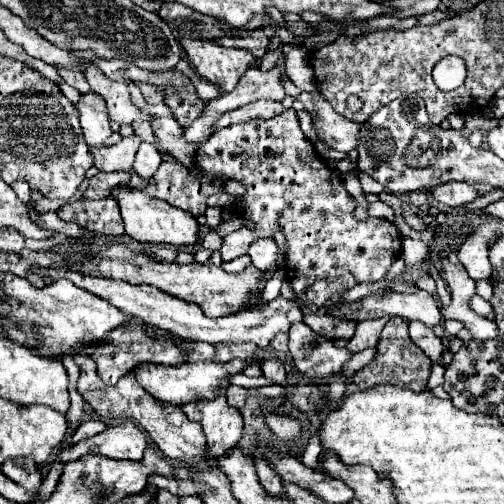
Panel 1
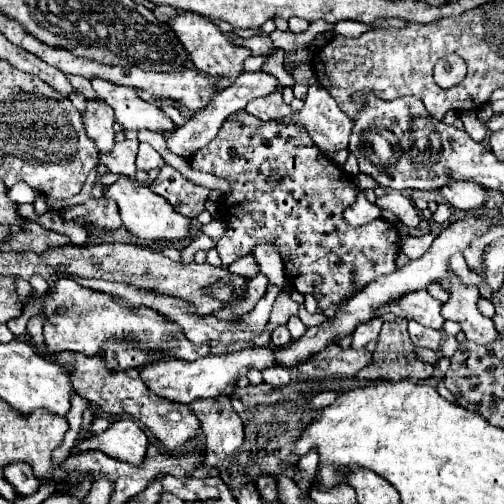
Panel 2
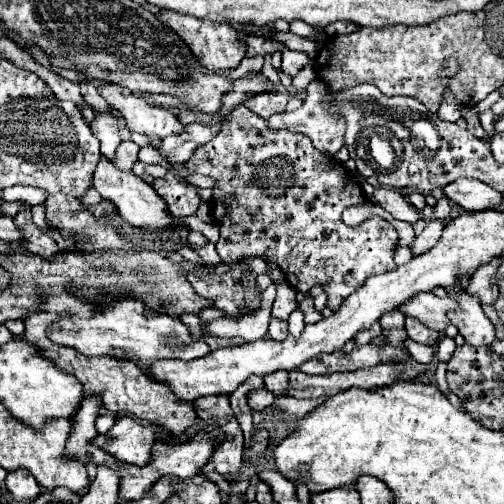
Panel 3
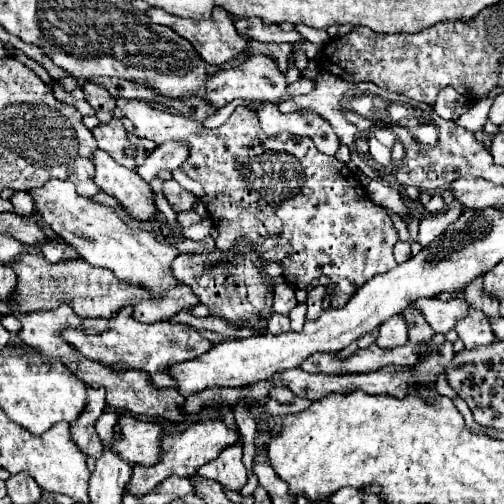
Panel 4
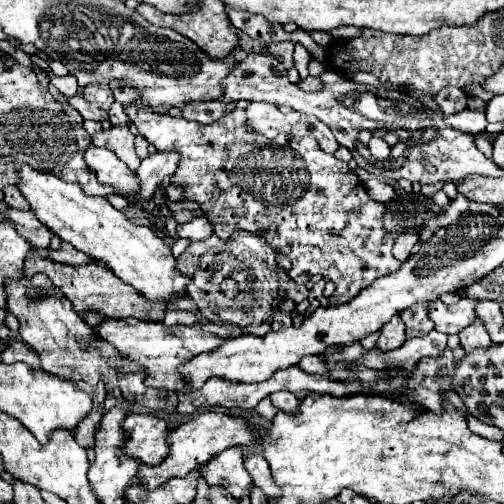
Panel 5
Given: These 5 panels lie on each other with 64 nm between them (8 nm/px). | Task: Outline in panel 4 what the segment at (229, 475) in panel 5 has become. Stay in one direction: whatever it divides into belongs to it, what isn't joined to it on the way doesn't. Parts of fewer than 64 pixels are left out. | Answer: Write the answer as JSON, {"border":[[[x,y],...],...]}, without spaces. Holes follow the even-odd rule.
{"border":[[[232,444],[232,448],[224,448],[224,452],[220,452],[220,456],[210,464],[204,464],[198,474],[216,480],[230,490],[242,490],[248,478],[242,464],[242,444]]]}

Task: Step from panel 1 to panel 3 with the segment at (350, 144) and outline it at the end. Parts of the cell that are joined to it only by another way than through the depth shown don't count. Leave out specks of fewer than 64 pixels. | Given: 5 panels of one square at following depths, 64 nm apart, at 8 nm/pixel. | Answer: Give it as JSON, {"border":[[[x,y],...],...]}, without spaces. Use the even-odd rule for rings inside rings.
{"border":[[[314,80],[308,84],[306,88],[308,96],[304,98],[304,104],[294,110],[294,112],[284,112],[284,114],[276,114],[272,118],[268,118],[268,124],[270,128],[288,128],[288,130],[294,130],[298,134],[304,134],[312,140],[312,144],[328,154],[328,156],[334,156],[342,146],[344,146],[344,116],[340,116],[340,112],[336,112],[336,106],[328,104],[324,106],[324,96],[326,96],[326,84],[320,82],[320,80]]]}

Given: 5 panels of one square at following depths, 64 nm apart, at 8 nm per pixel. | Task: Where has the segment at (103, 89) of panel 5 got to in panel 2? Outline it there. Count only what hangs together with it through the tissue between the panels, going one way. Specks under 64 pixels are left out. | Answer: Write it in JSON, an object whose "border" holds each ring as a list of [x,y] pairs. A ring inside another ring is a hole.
{"border":[[[66,74],[66,78],[68,78],[70,86],[72,86],[76,92],[84,94],[88,100],[98,100],[98,96],[96,96],[92,84],[90,84],[86,78],[82,78],[82,76],[74,76],[74,74]]]}

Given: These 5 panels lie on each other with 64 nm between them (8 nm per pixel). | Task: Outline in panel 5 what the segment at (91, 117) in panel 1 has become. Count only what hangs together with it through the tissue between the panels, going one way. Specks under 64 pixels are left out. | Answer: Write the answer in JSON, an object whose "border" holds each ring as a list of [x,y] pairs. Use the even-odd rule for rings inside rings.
{"border":[[[112,126],[108,130],[100,130],[96,136],[92,136],[92,144],[112,150],[122,162],[126,162],[130,170],[138,170],[140,158],[134,152],[134,136],[130,134],[128,126]]]}

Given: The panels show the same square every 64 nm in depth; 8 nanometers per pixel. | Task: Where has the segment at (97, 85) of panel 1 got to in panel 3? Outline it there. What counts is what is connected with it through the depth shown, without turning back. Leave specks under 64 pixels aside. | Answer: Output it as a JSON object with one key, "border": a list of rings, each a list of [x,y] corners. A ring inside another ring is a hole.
{"border":[[[114,84],[98,86],[98,92],[126,120],[126,128],[130,132],[138,132],[144,136],[158,136],[158,138],[184,132],[184,126],[170,110],[148,104],[144,96],[136,96],[126,88]]]}

